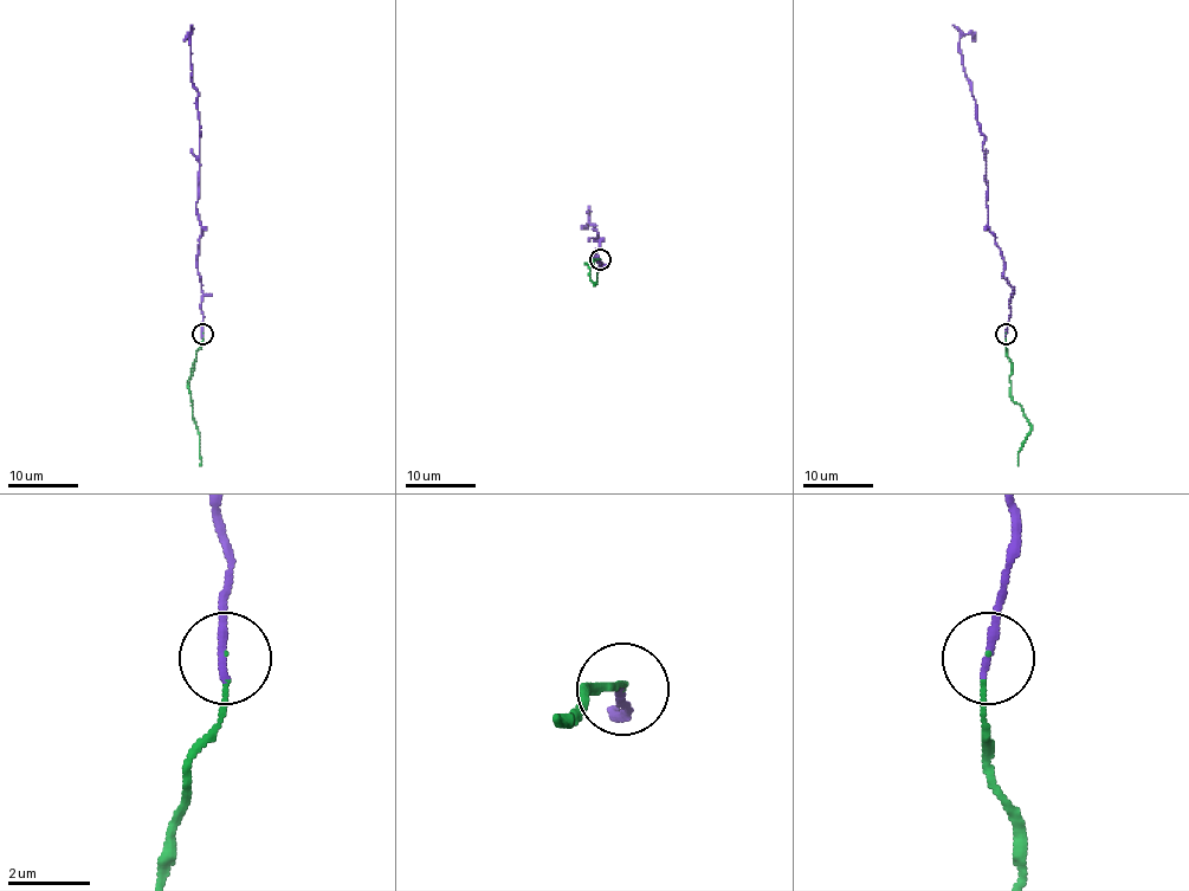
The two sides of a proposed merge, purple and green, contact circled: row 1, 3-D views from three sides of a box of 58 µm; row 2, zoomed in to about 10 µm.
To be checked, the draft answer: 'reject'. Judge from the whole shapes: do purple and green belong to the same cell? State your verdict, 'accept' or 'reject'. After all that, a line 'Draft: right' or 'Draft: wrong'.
accept
Draft: wrong

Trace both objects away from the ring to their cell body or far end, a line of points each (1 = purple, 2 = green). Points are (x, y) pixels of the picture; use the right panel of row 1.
1: (1006, 335), (1013, 286), (988, 225), (984, 135), (960, 49), (967, 34), (974, 42)
2: (1006, 333), (1010, 398), (1021, 407), (1031, 426), (1031, 433), (1018, 453), (1018, 465)

